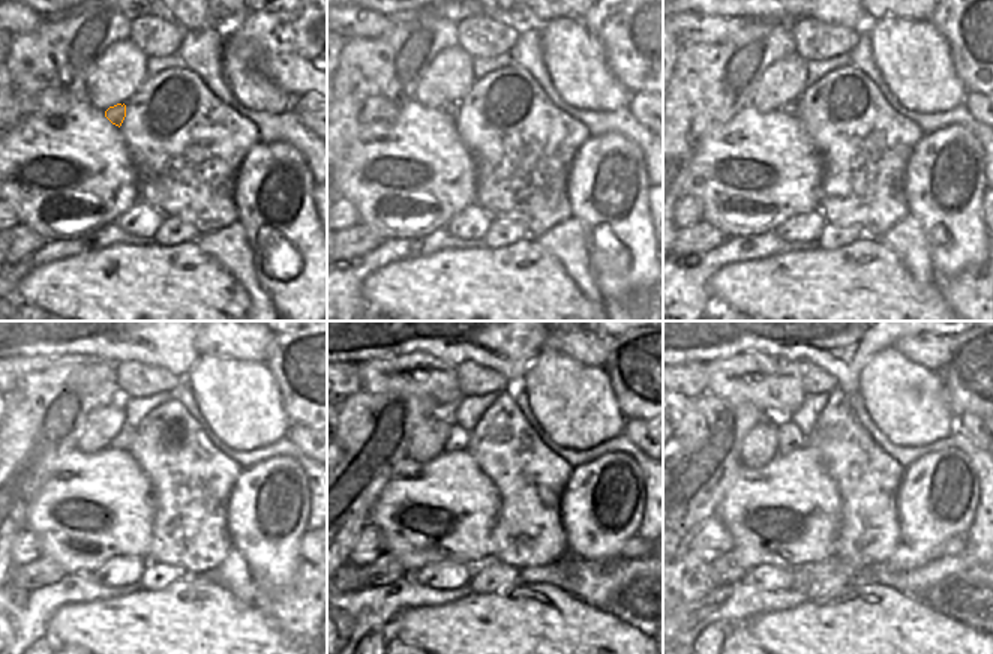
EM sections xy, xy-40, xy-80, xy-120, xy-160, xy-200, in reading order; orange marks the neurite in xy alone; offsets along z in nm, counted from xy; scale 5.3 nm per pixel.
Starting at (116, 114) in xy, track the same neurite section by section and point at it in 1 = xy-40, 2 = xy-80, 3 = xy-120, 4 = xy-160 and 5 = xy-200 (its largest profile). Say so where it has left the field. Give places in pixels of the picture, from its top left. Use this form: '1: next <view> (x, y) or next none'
1: next xy-40 (453, 108)
2: next xy-80 (791, 105)
3: next xy-120 (123, 438)
4: next xy-160 (458, 437)
5: next xy-200 (789, 437)

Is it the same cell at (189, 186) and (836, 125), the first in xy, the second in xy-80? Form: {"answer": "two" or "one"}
{"answer": "one"}

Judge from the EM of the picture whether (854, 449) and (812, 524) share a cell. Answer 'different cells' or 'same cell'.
different cells

